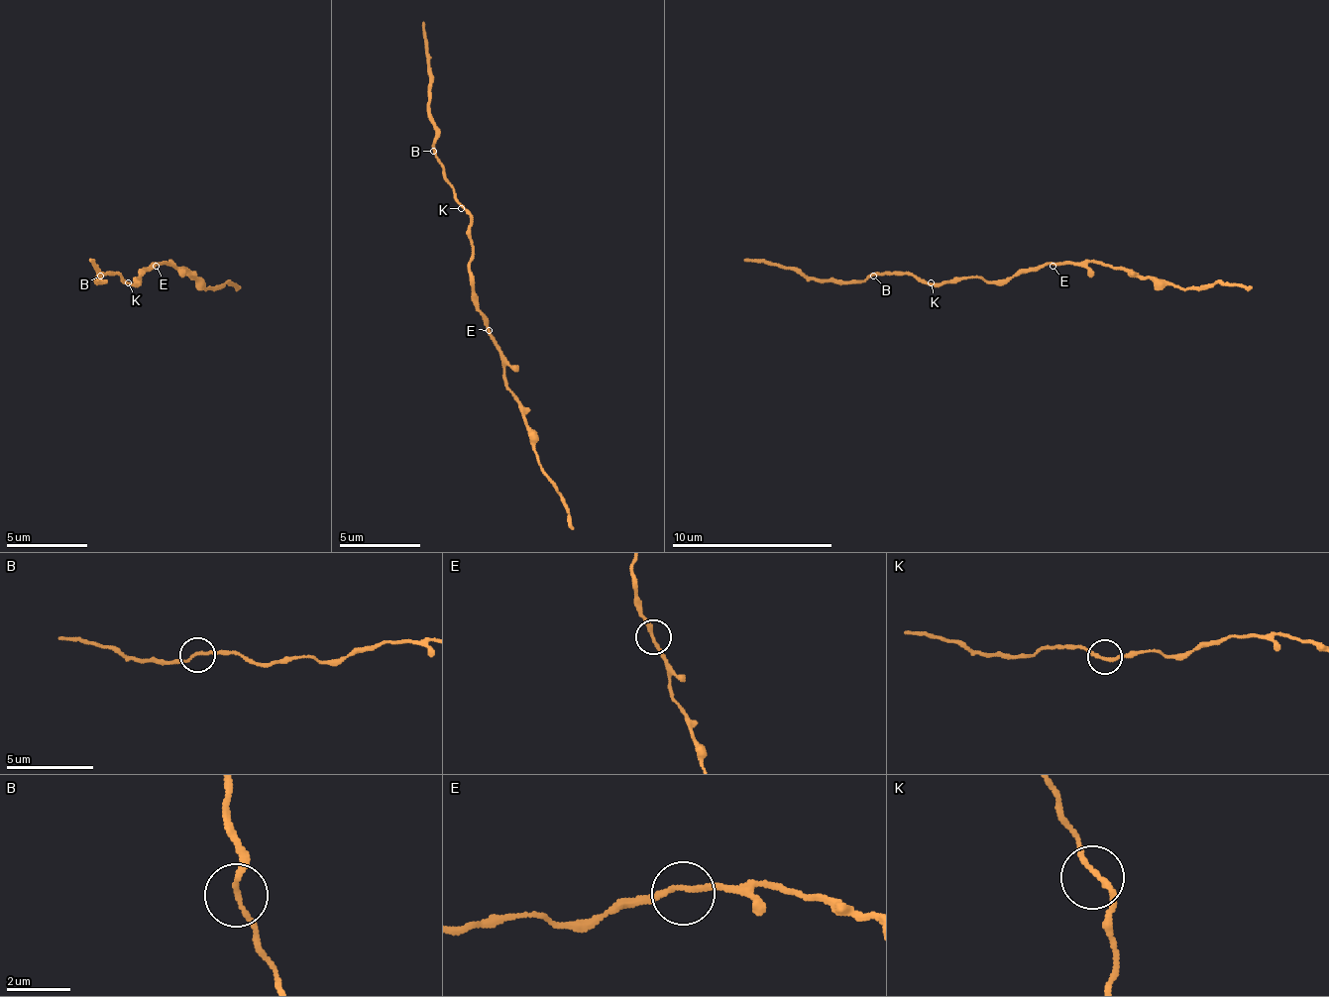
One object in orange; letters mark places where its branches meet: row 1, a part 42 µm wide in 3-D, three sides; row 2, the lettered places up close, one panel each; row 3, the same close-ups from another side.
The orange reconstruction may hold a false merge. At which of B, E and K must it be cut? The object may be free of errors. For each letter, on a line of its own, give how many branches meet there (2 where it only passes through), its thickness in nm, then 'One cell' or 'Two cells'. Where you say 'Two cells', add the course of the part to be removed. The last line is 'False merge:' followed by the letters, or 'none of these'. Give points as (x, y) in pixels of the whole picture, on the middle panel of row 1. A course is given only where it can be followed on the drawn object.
B: Branches: 2. Thickness 160 nm. Two cells. Course of the part to remove: (432, 152), (436, 124), (428, 111), (424, 23)
E: Branches: 2. Thickness 170 nm. One cell
K: Branches: 2. Thickness 170 nm. One cell
False merge: B

